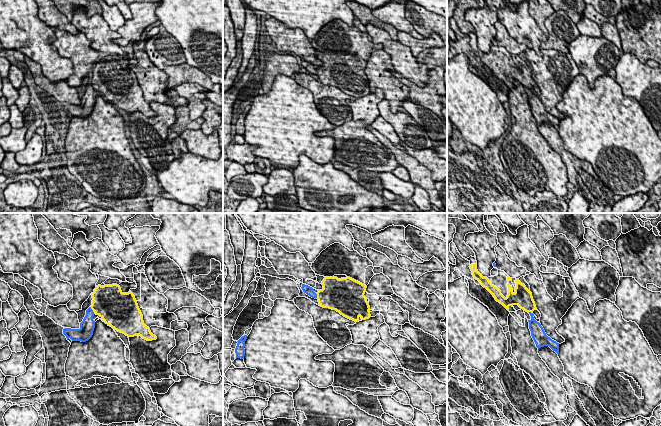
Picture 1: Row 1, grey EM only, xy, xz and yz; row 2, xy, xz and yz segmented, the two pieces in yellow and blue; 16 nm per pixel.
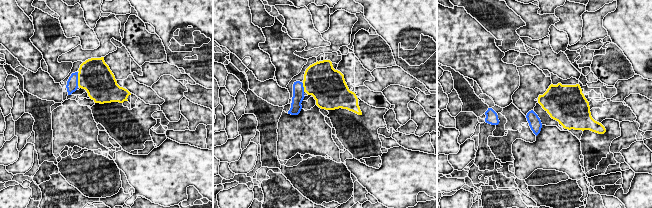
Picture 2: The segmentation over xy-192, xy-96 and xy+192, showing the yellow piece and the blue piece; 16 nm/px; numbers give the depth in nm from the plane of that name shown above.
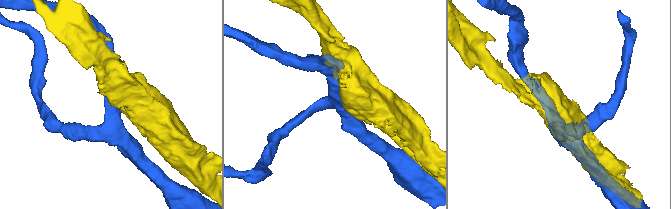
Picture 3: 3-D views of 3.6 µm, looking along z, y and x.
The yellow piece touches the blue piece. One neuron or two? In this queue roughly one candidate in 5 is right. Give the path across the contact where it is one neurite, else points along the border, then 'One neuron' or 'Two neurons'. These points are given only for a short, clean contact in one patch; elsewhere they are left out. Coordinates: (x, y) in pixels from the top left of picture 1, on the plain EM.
Two neurons

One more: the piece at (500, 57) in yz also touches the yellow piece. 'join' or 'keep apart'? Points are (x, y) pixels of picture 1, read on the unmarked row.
join

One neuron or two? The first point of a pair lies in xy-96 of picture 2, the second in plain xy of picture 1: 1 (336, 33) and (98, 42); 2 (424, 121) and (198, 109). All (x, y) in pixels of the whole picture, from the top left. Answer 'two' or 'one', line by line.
1: two
2: two

